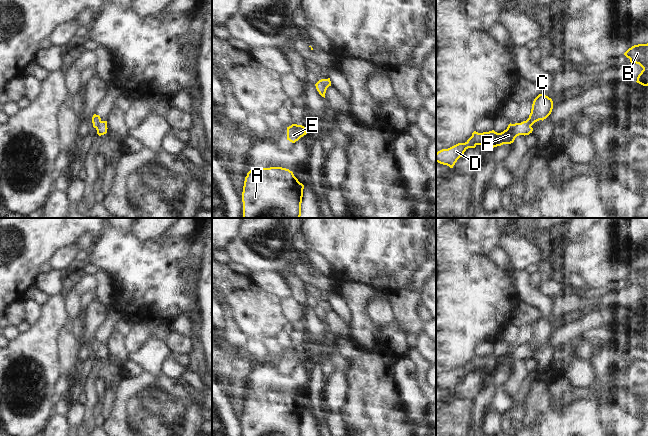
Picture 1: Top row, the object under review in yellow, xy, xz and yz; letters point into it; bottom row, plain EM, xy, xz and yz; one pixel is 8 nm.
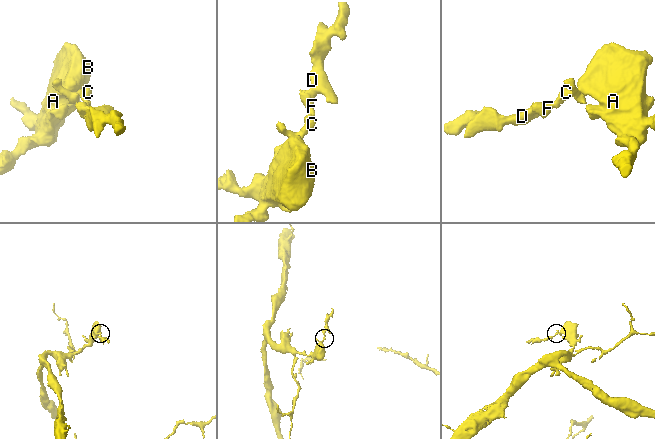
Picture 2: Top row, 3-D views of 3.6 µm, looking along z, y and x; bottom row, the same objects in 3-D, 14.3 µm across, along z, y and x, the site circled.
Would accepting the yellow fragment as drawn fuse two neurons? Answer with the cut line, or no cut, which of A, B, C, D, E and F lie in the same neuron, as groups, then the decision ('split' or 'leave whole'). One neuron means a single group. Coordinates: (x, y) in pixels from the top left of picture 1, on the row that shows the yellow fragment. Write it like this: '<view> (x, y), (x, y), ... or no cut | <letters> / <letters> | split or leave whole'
no cut | A B C D E F | leave whole

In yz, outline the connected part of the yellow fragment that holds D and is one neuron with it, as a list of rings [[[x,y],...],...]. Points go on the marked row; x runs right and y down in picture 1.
[[[539,94],[533,101],[531,113],[526,121],[509,124],[507,129],[501,133],[494,130],[478,133],[474,131],[472,136],[465,143],[458,143],[448,149],[442,149],[436,153],[436,162],[453,168],[457,160],[463,156],[468,148],[475,148],[477,145],[485,145],[488,149],[511,144],[519,135],[532,133],[531,127],[535,122],[546,119],[552,112],[553,101],[544,94]]]

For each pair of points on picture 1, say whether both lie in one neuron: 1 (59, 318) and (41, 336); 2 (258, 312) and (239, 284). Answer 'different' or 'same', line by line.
1: same
2: same

